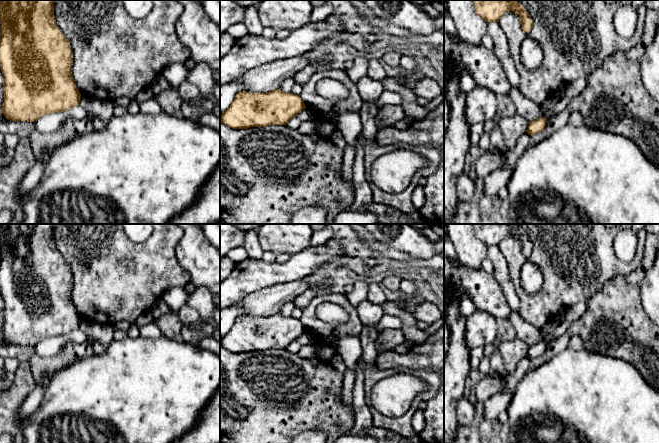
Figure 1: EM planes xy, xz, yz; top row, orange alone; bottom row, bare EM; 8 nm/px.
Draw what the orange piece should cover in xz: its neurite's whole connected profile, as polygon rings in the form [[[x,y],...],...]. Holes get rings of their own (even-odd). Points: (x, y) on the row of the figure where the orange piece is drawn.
[[[280,88],[267,93],[239,92],[230,107],[221,114],[220,121],[233,129],[286,125],[306,106],[300,95],[285,93]]]

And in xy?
[[[0,0],[0,69],[4,76],[2,113],[11,121],[35,122],[43,115],[80,105],[81,94],[72,75],[73,52],[58,27],[52,0]]]

